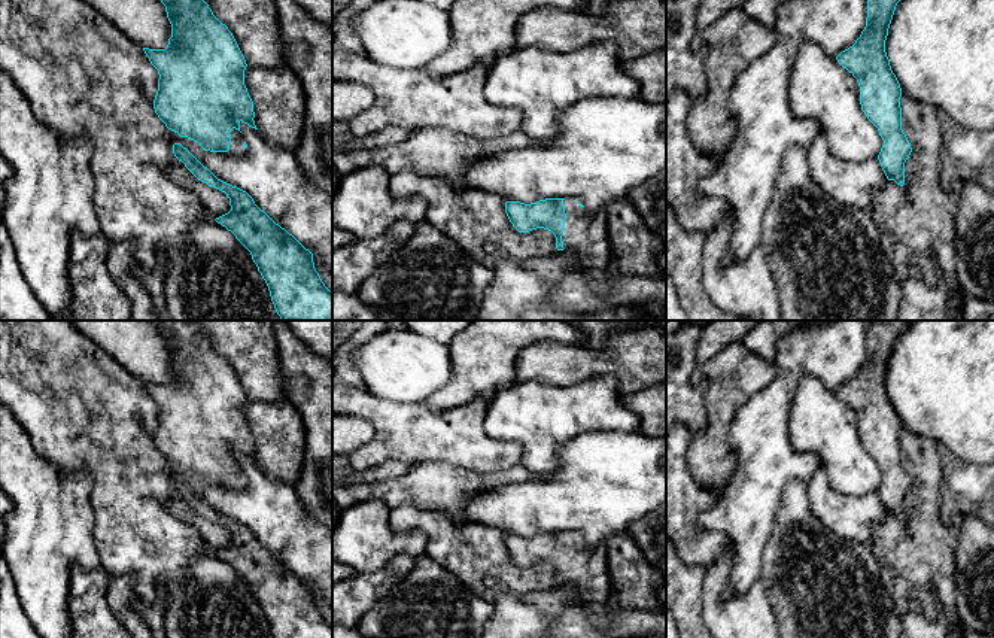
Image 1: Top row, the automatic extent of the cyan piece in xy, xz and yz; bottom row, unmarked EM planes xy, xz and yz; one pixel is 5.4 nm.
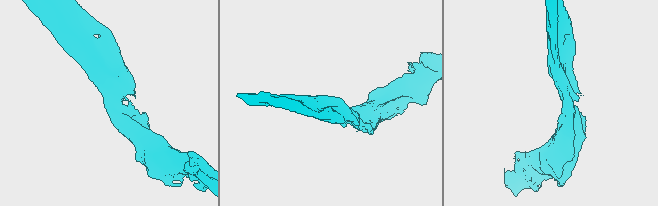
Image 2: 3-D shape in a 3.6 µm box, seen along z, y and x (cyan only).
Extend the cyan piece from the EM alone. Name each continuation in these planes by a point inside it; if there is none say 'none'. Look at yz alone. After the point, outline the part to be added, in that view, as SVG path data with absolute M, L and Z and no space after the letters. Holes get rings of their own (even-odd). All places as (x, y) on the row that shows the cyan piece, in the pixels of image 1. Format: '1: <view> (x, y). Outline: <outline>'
none

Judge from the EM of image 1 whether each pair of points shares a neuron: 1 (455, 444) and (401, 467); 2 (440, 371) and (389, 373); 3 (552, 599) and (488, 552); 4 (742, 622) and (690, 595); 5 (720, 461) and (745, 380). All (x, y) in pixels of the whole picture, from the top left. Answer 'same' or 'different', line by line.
1: different
2: same
3: different
4: different
5: same

